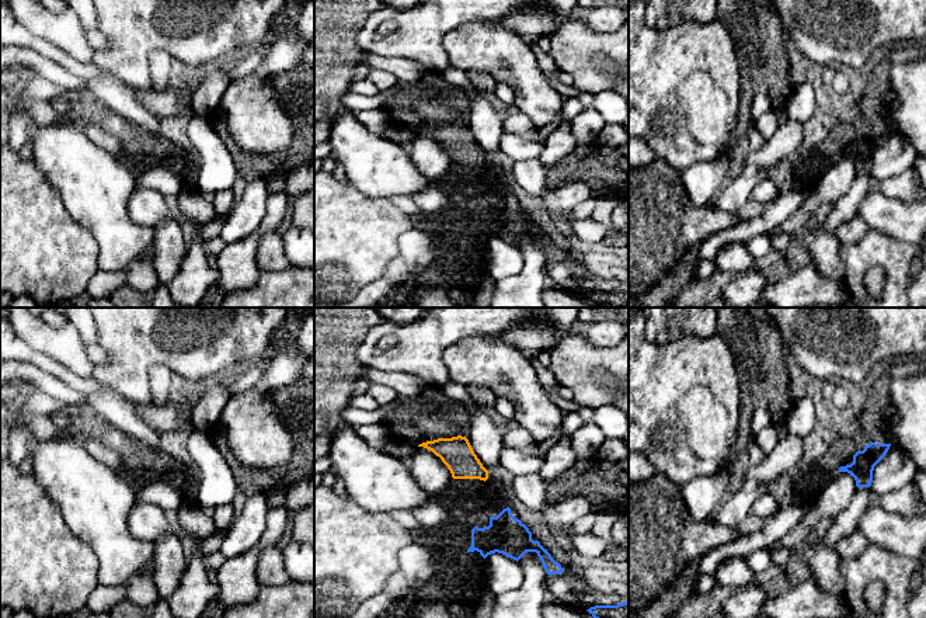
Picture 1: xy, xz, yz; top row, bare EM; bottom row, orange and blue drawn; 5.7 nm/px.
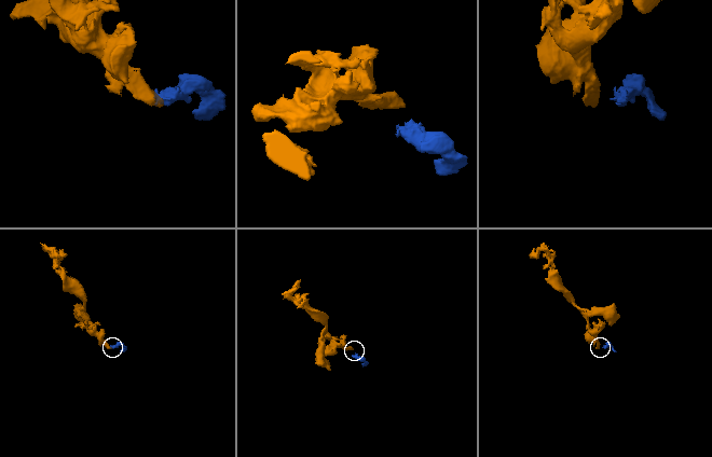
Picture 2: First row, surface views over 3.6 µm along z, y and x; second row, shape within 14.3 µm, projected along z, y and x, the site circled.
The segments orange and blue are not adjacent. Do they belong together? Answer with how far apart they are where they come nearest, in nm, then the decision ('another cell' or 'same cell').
gap 200 nm; same cell

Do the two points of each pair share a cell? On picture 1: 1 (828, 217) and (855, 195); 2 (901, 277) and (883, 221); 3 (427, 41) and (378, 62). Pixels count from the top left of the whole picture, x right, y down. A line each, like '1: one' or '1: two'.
1: one
2: two
3: two

